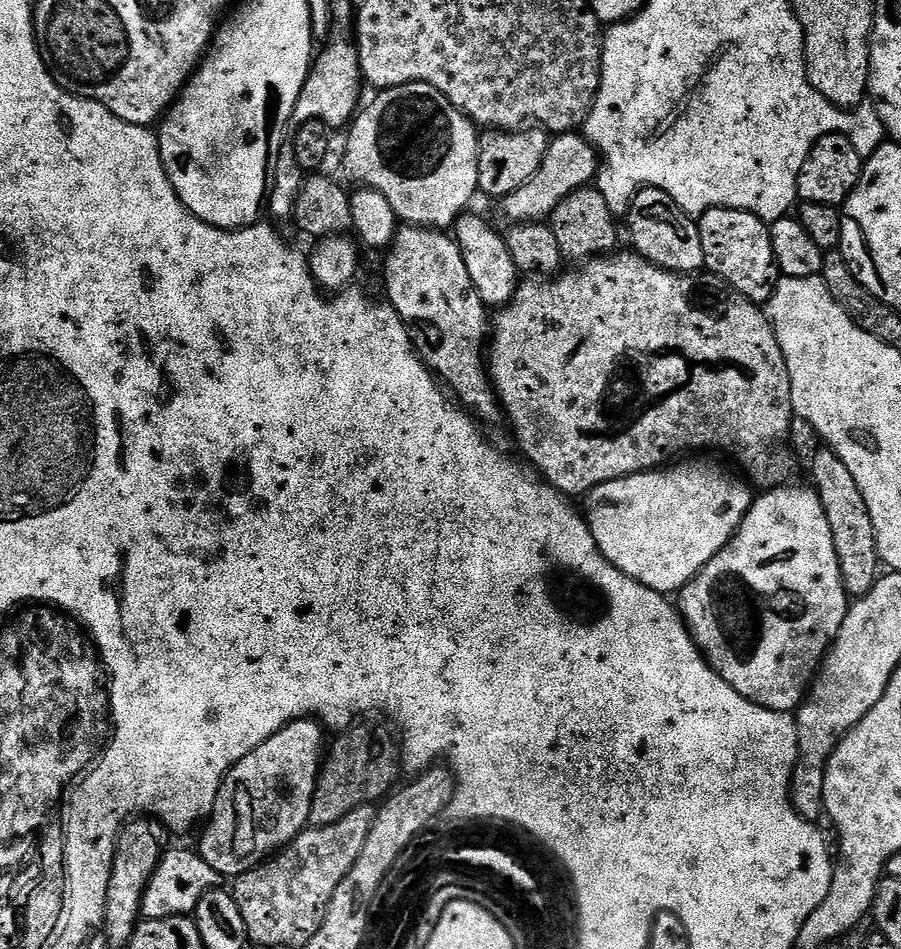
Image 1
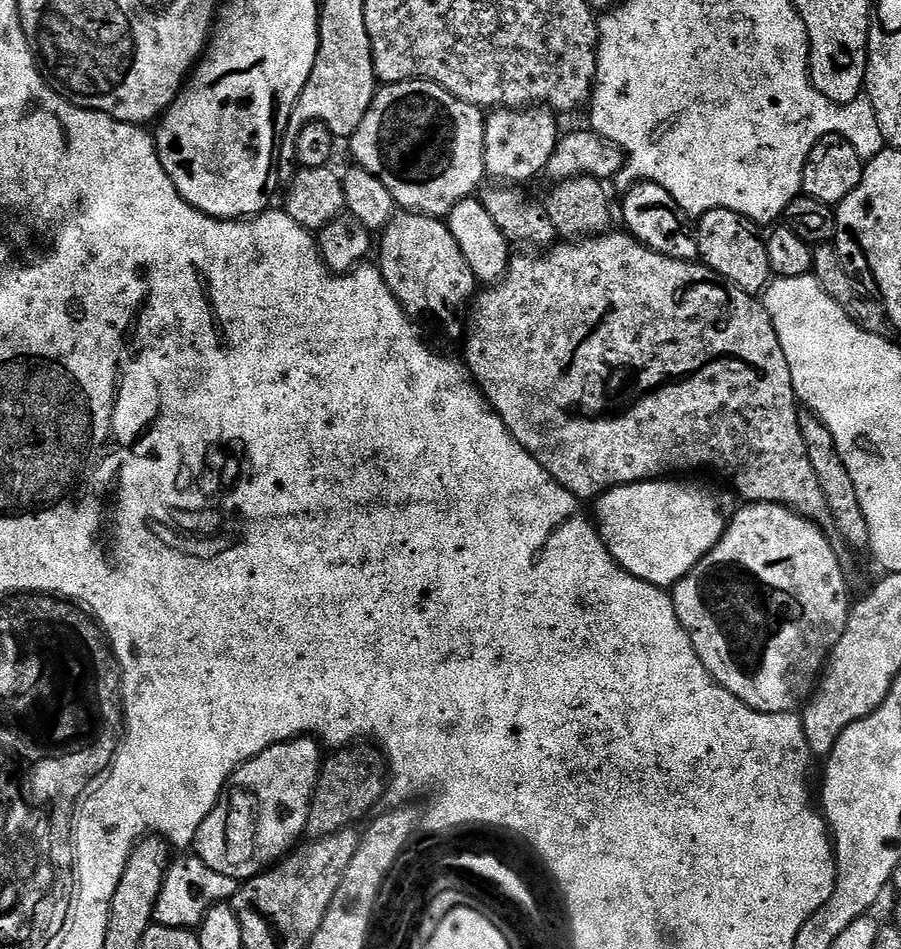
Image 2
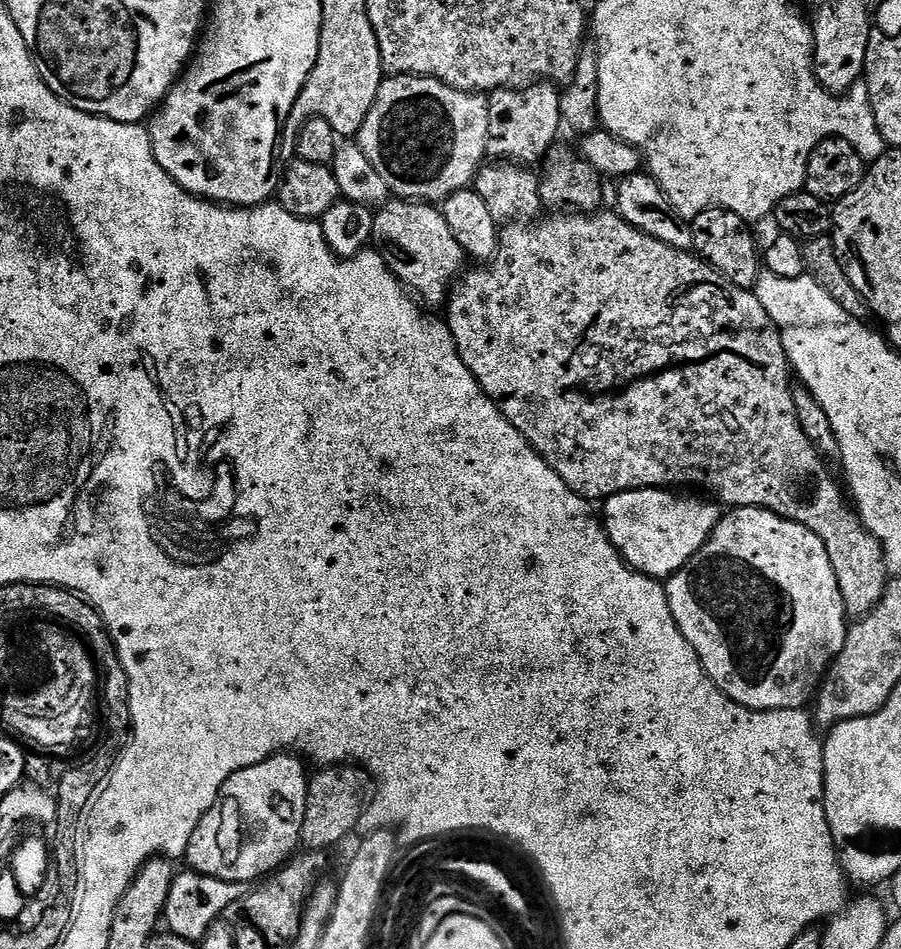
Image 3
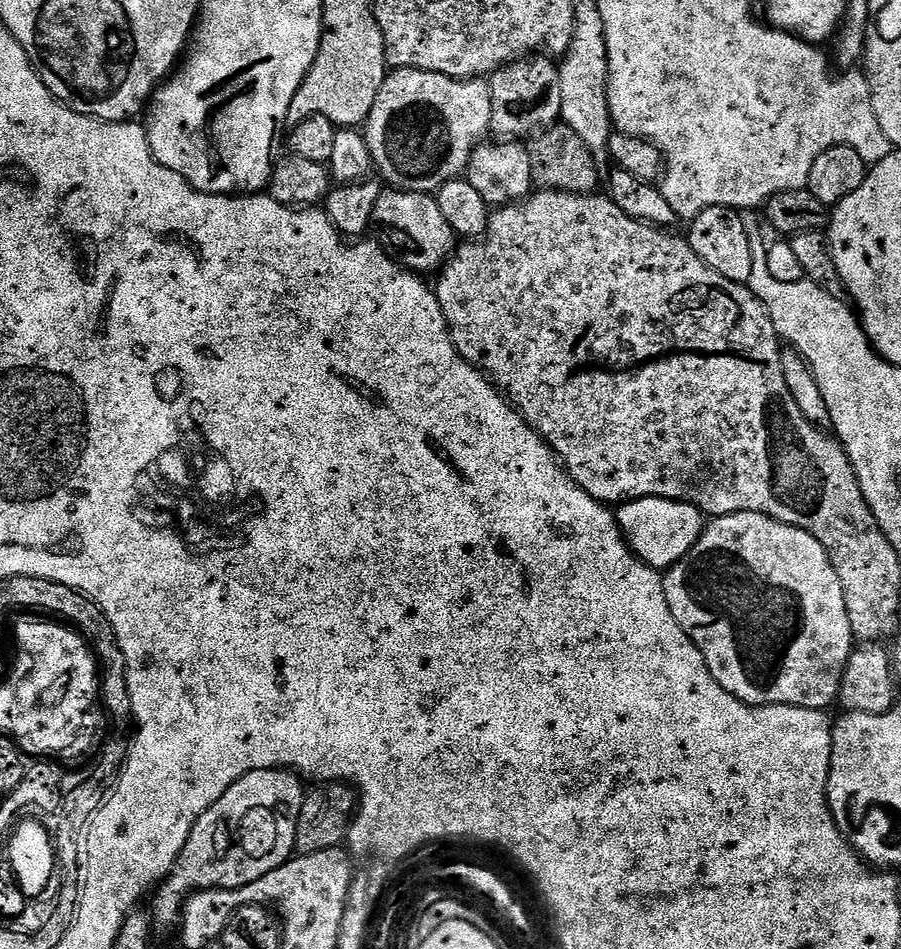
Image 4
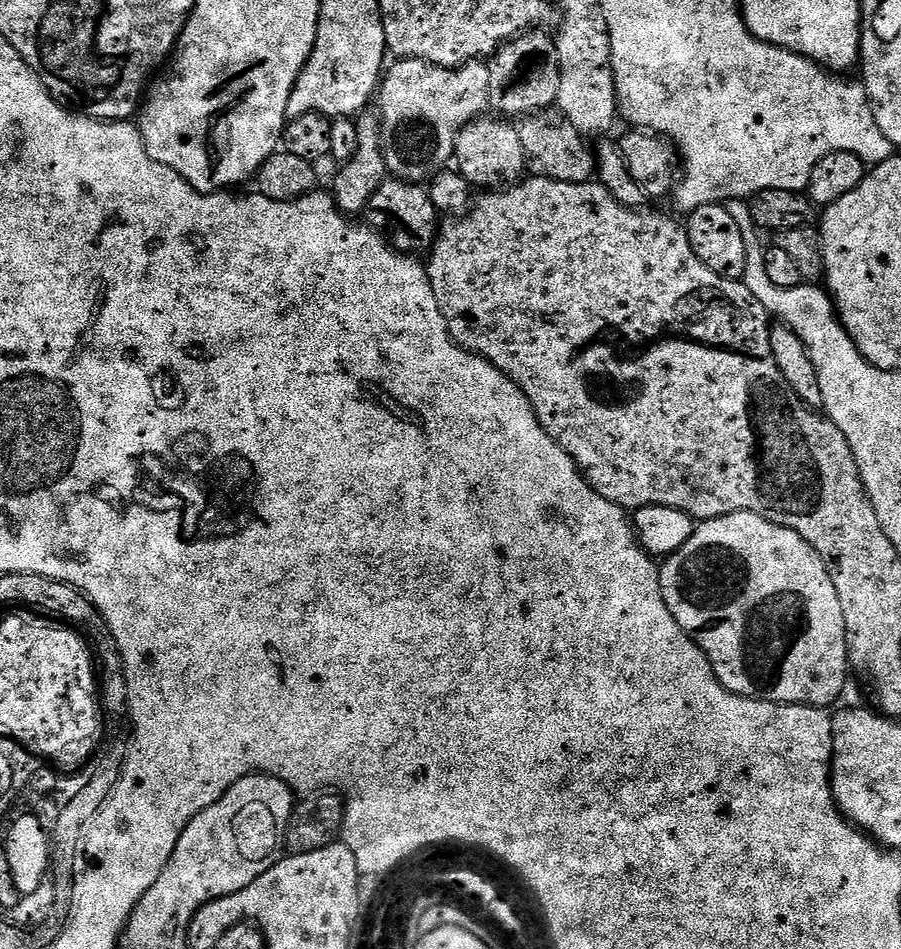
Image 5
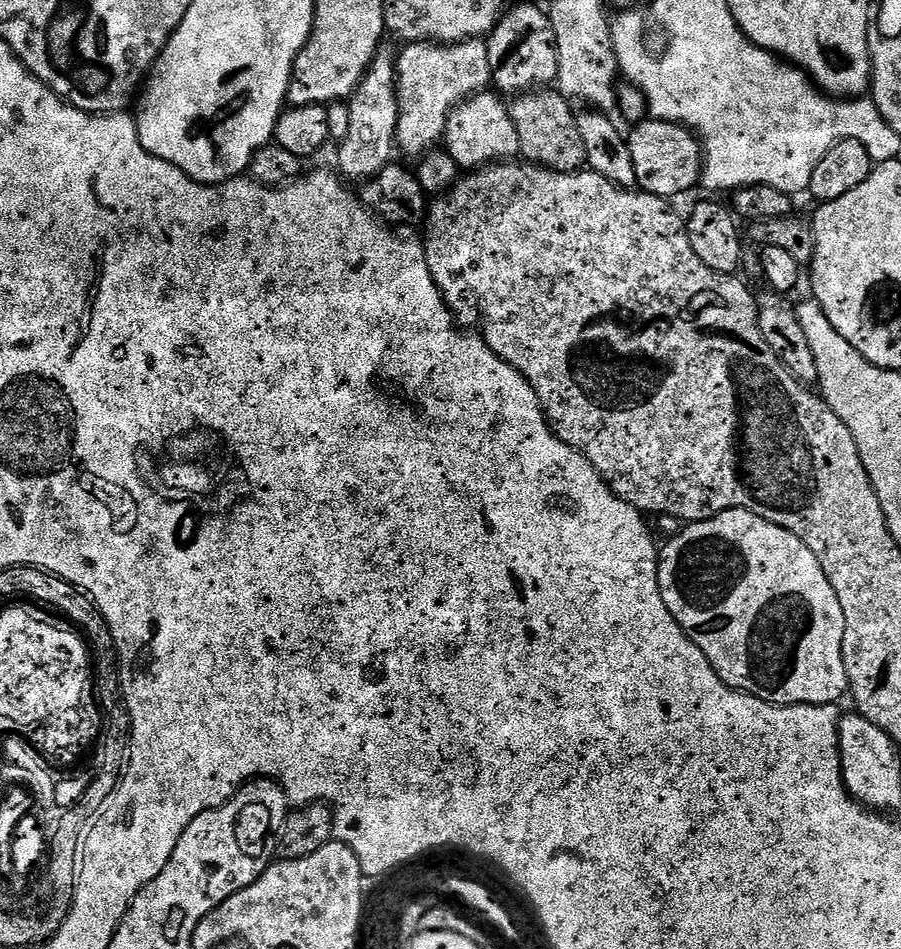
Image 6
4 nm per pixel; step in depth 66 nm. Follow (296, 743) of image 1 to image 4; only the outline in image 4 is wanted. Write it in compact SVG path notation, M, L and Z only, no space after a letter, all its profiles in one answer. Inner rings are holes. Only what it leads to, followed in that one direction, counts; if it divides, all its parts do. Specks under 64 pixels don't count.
M282 768L254 770L235 780L230 790L226 790L226 794L222 794L222 798L218 798L218 802L214 802L214 806L210 806L210 810L206 810L206 814L198 818L172 871L155 889L156 897L152 900L152 908L150 907L155 923L179 925L184 901L193 892L205 888L241 888L250 882L258 882L258 878L270 874L270 870L278 870L286 861L292 859L296 852L298 814L306 799L306 788L303 786L305 787L297 773Z

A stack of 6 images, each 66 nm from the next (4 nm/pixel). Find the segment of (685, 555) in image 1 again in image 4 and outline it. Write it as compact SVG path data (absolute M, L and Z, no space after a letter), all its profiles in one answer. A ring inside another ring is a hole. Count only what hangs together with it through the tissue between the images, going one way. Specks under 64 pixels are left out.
M653 496L621 503L616 512L616 521L634 555L657 570L667 570L680 563L681 558L692 549L694 542L698 542L706 527L704 513L694 506Z

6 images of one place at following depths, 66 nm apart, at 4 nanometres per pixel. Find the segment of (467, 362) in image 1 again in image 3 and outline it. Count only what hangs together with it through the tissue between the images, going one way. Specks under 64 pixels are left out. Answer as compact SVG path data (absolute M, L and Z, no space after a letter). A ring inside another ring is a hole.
M403 198L389 199L375 209L372 238L374 248L380 251L377 252L379 259L384 260L397 280L425 305L443 305L452 285L465 271L466 257L462 246L458 246L450 226L446 226L443 211L435 204Z

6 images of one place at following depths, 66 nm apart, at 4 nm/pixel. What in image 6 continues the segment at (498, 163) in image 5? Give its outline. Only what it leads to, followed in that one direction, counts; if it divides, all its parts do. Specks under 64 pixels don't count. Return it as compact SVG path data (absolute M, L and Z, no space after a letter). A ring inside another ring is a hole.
M485 90L459 104L450 114L442 144L448 156L454 158L457 169L479 170L490 164L515 161L520 156L518 130L514 130L512 113L509 105L499 99L503 100Z

